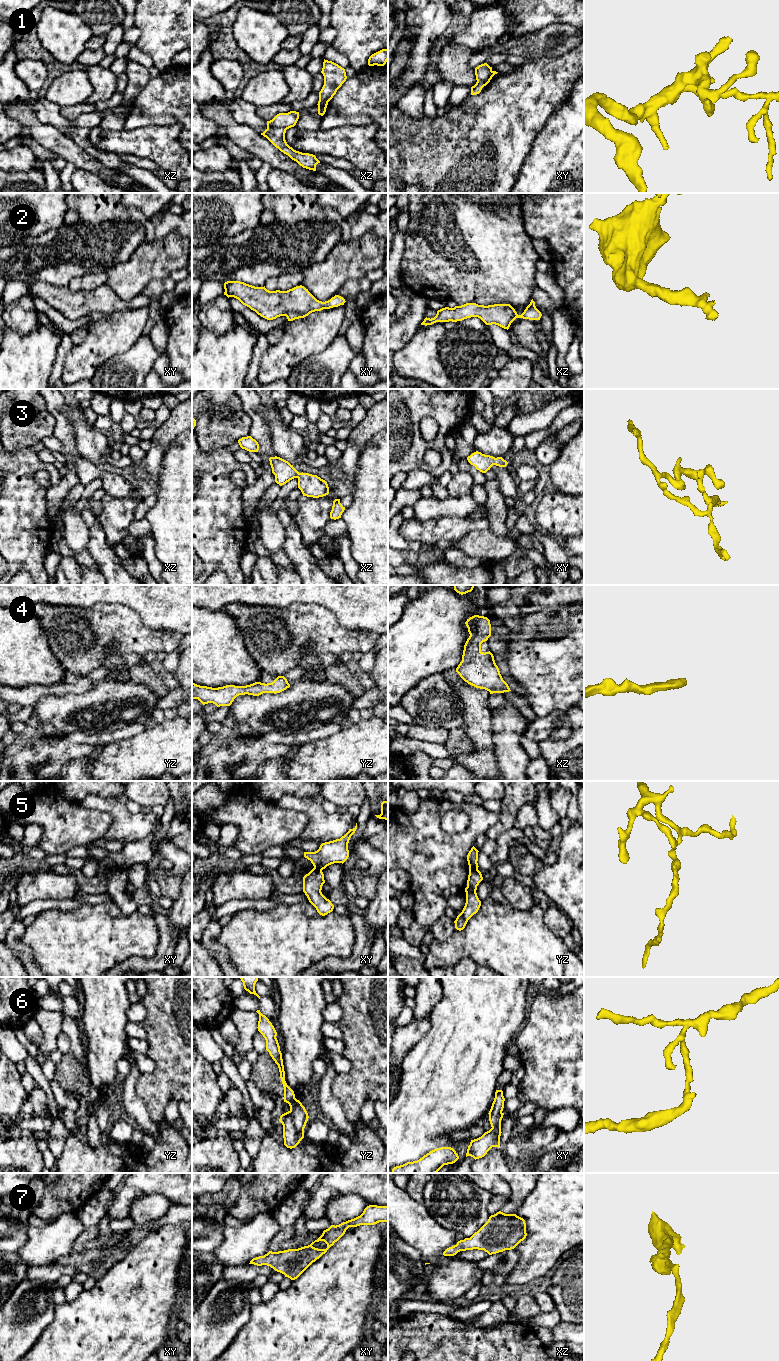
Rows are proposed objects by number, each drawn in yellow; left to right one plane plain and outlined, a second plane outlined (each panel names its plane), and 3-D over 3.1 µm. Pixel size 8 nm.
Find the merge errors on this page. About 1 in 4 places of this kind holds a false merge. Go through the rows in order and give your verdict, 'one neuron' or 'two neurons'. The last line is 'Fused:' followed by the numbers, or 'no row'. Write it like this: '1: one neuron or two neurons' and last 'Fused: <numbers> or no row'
1: one neuron
2: one neuron
3: one neuron
4: one neuron
5: two neurons
6: two neurons
7: one neuron
Fused: 5, 6

